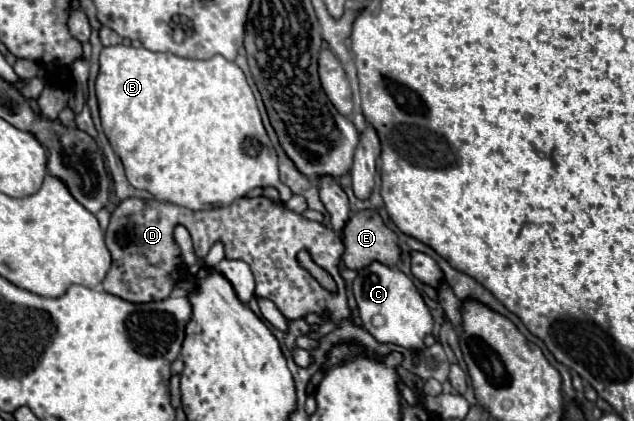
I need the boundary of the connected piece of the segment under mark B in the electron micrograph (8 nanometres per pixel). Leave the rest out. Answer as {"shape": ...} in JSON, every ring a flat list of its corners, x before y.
{"shape":[[115,45,115,47,103,47,101,55,99,55,99,75,95,81,95,93,97,93,97,101,99,101,99,113,101,113,101,125,103,131,113,147,113,151,119,155,127,181,135,187,135,189,143,189,149,191,155,199,159,201,167,201,167,203,175,203,187,209,215,209,215,207,227,207,231,205,235,199,245,197,251,189,255,187,275,187,281,193,281,201,289,201,291,199,291,189,287,189,287,185,283,185,279,181,279,169,277,169,277,155,275,149,267,137,267,131,261,123,261,115,253,97,253,91,245,79,245,73,233,63,227,61,225,57,211,57,211,59,183,59,177,57,173,53,153,53,145,47,125,47,125,45]]}

